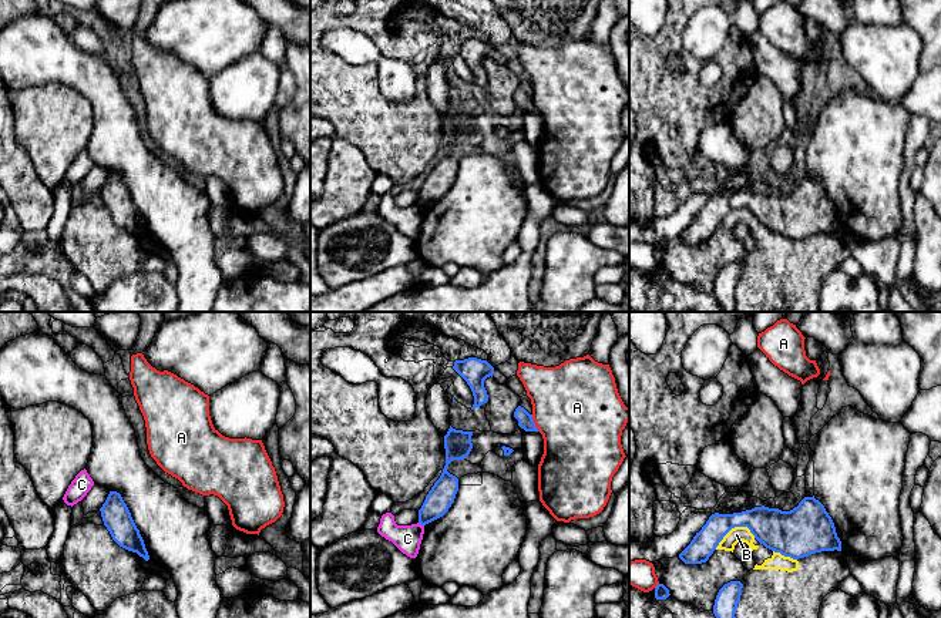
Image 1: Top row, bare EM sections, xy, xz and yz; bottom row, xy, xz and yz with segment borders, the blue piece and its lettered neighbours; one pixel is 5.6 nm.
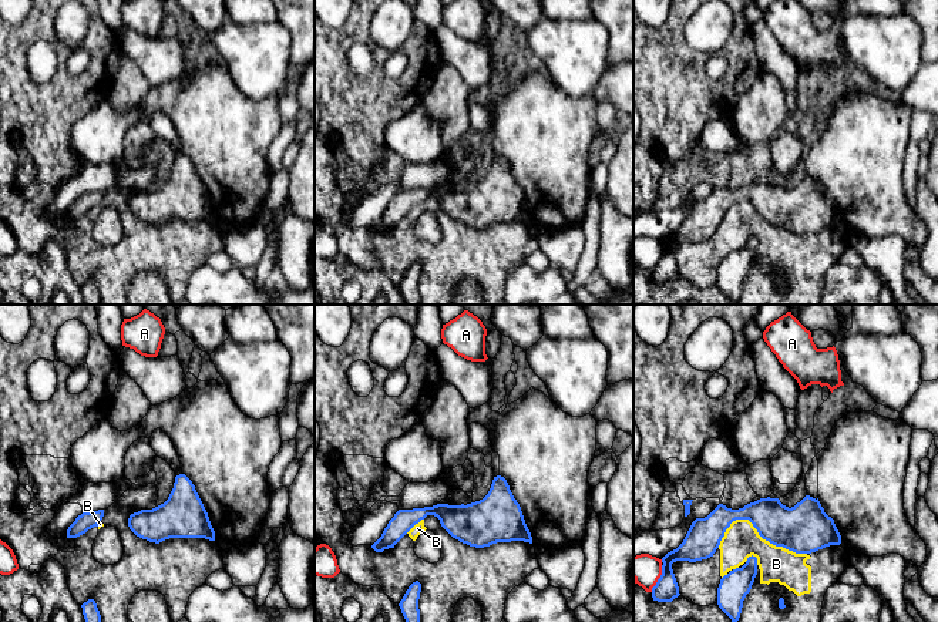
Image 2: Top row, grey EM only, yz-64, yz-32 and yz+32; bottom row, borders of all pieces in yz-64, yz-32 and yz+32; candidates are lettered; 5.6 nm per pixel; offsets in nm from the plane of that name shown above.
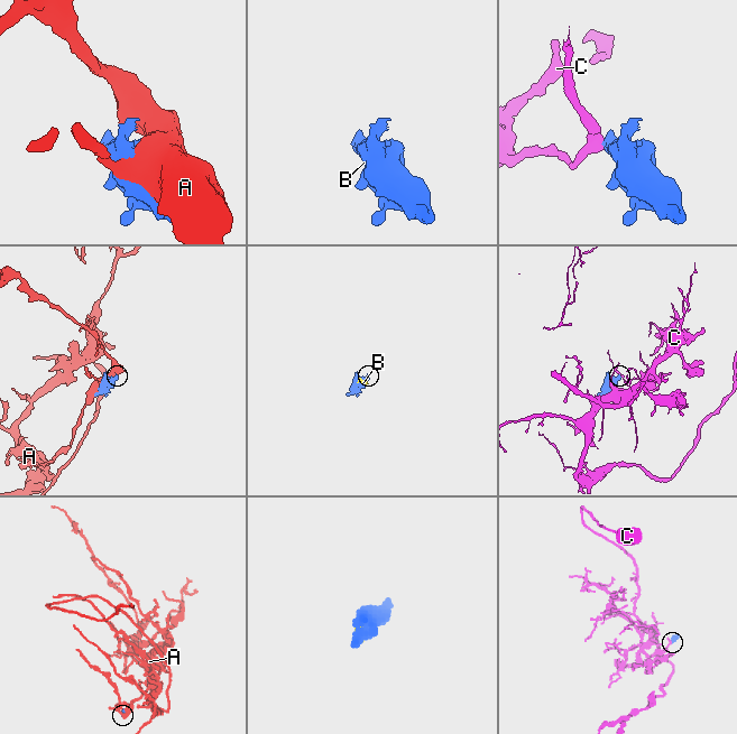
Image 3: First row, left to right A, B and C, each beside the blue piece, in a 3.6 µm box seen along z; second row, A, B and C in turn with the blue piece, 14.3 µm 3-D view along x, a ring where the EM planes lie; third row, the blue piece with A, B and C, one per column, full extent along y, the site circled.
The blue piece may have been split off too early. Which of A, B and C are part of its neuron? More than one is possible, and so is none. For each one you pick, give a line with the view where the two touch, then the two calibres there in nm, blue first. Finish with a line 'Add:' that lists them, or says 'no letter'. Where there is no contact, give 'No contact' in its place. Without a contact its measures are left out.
Add: no letter

